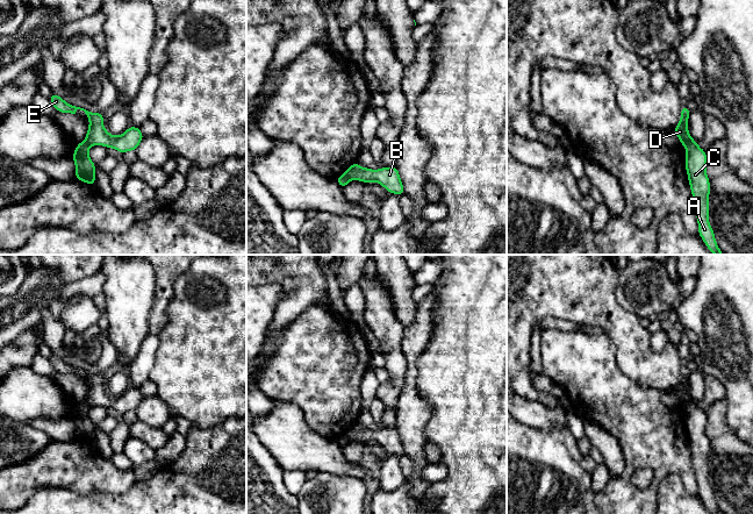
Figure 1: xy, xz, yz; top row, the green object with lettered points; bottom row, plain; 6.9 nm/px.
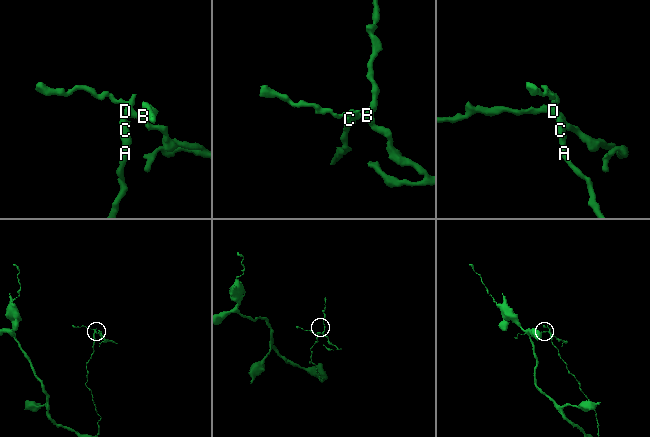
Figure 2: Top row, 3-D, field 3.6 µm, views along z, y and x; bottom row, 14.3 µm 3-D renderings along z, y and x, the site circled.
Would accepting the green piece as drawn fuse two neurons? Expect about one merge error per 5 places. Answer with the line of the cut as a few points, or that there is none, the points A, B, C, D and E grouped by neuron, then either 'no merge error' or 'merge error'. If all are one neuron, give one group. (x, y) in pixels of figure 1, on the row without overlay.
yz (693, 400), (686, 408) | A C / B D E | merge error

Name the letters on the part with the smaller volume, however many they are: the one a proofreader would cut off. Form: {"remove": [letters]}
{"remove": ["B", "D", "E"]}

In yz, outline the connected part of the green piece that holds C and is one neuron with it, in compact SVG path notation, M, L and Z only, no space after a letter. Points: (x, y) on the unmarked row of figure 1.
M691 401L686 408L686 431L690 451L693 455L693 466L698 484L698 495L707 508L712 514L723 514L716 504L713 490L709 484L709 452L712 451L707 435L707 413L697 406L697 401Z

